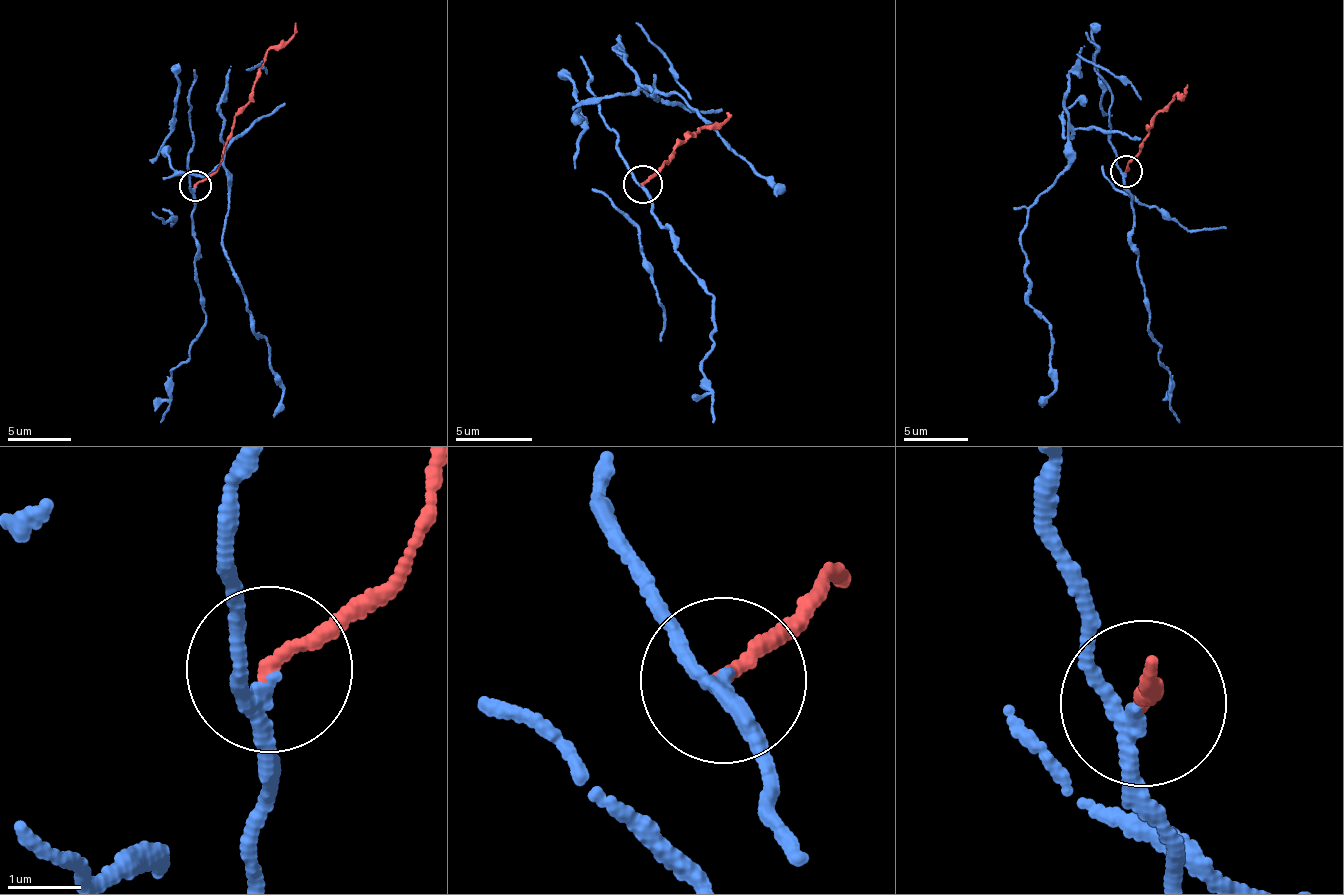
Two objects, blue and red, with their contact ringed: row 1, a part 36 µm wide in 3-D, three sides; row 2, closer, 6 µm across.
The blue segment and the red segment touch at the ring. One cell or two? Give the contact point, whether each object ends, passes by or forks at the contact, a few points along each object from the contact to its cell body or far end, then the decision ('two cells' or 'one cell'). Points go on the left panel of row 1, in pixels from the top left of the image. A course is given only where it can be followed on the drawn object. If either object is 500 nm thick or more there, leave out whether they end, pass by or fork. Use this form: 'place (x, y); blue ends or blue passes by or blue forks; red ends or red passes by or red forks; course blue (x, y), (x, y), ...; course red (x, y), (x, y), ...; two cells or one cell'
place (195, 185); blue passes by; red ends; course blue (196, 186), (180, 89), (160, 146), (176, 169), (227, 173), (222, 241), (284, 395), (274, 418); course red (196, 186), (218, 166), (235, 117), (263, 60), (285, 40), (295, 22); two cells

